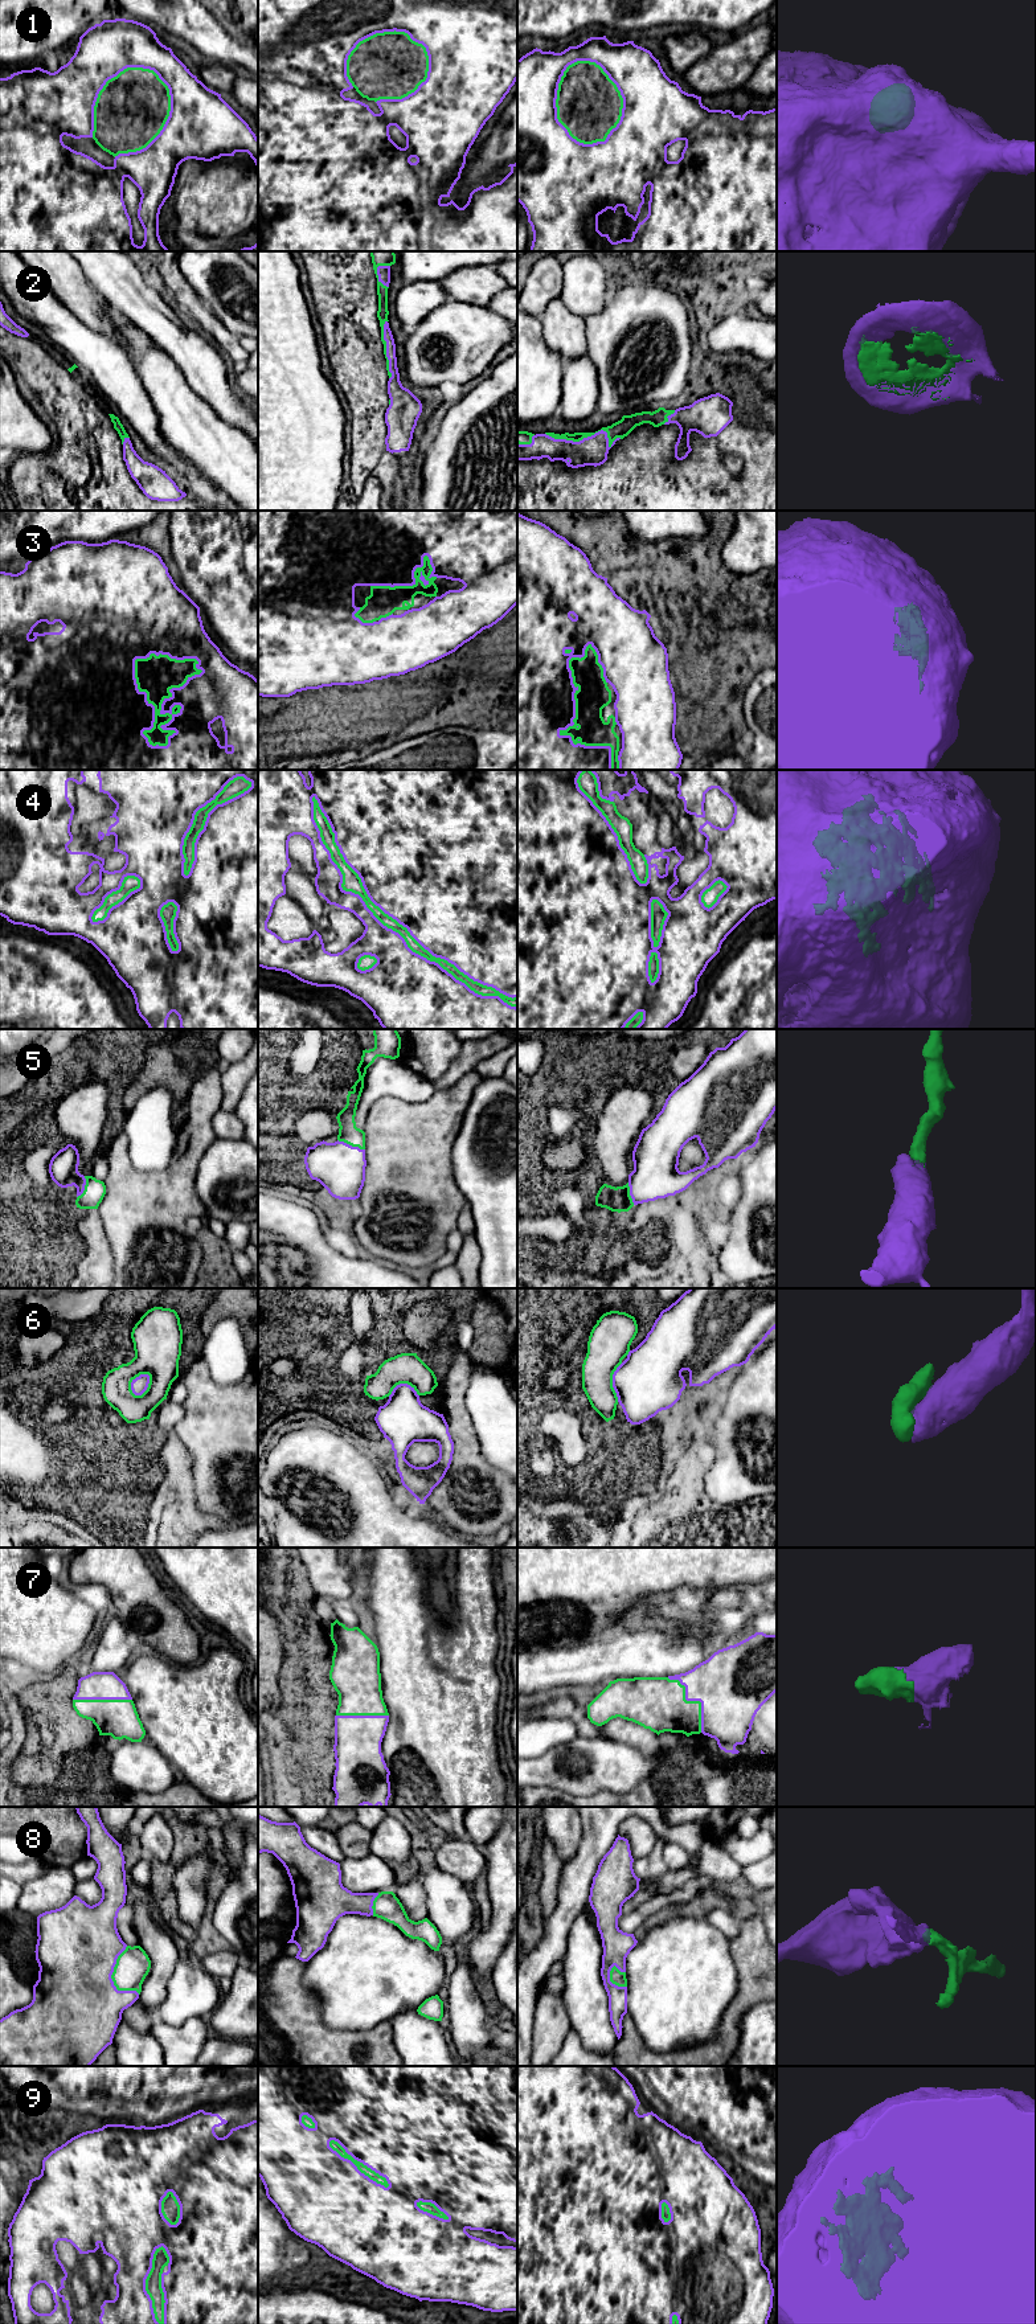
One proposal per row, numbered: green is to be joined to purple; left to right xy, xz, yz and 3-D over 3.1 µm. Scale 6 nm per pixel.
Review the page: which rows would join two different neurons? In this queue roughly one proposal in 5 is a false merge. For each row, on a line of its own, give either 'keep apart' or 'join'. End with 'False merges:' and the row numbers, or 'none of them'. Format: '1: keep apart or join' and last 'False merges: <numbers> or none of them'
1: join
2: join
3: join
4: join
5: join
6: keep apart
7: join
8: join
9: join
False merges: 6

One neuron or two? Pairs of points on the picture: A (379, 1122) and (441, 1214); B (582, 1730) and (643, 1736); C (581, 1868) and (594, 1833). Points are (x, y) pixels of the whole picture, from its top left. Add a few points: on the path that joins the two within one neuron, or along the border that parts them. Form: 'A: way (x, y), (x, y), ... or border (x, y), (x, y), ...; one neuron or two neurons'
A: way (401, 1144), (438, 1181), (438, 1192); one neuron
B: way (597, 1725), (629, 1725); one neuron
C: way (588, 1860), (594, 1841); one neuron

